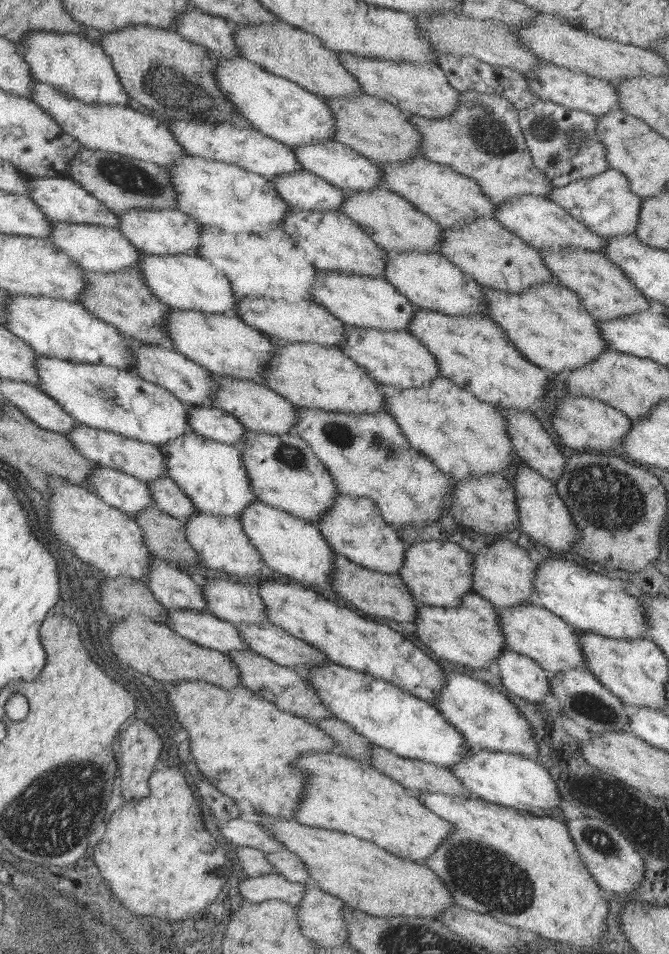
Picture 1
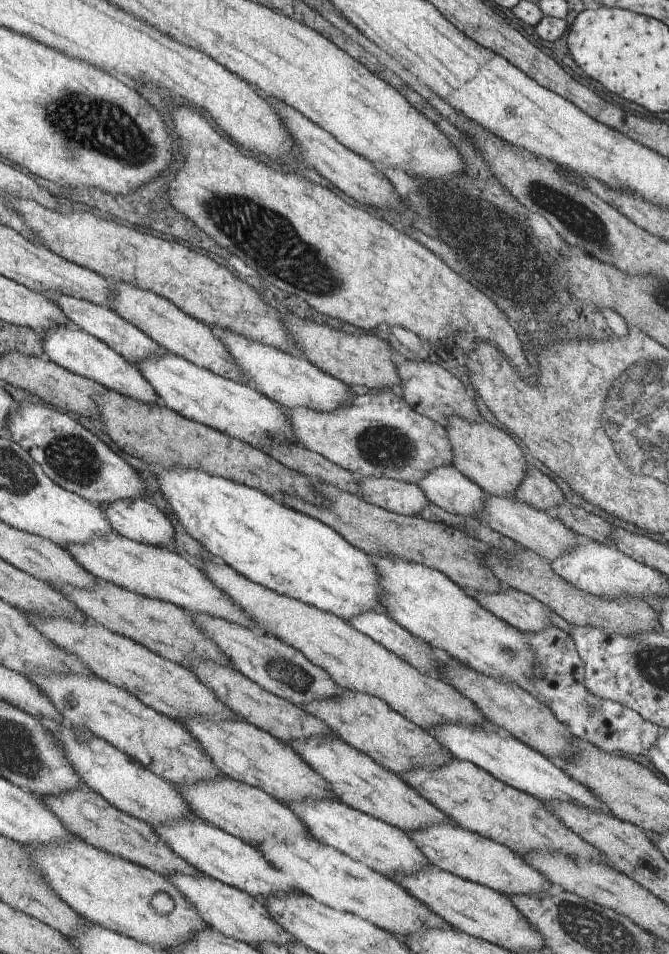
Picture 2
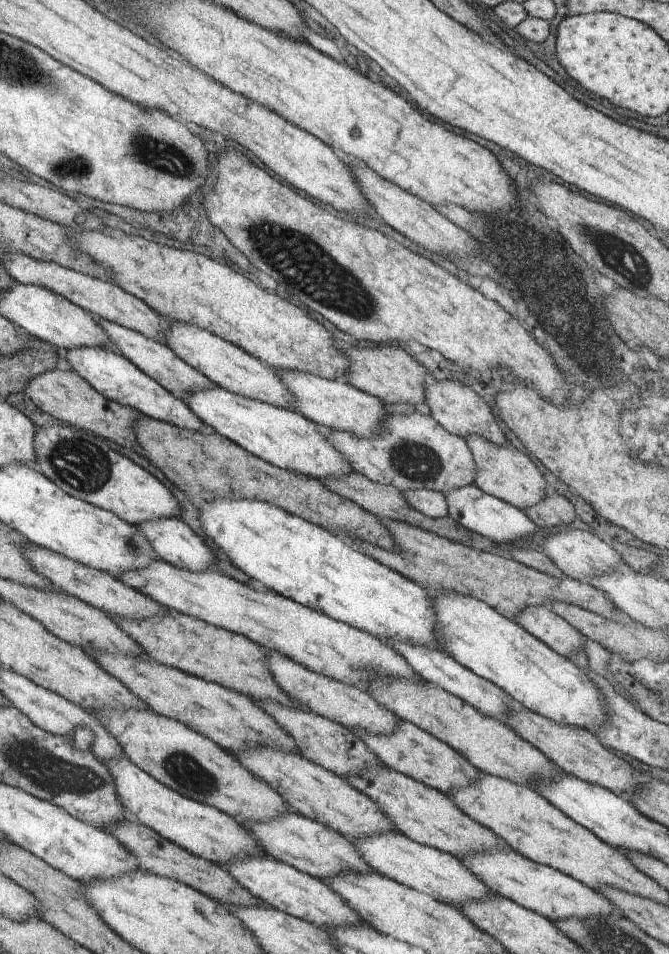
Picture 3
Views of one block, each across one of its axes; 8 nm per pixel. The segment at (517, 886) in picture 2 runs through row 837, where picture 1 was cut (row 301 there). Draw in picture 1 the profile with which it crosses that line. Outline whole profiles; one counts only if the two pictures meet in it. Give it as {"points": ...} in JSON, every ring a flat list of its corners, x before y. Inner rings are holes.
{"points":[[387,252,383,265,383,279,397,292,403,294,416,308,429,309,445,315,475,313,475,315,487,316,487,306,483,296,484,287,437,252]]}

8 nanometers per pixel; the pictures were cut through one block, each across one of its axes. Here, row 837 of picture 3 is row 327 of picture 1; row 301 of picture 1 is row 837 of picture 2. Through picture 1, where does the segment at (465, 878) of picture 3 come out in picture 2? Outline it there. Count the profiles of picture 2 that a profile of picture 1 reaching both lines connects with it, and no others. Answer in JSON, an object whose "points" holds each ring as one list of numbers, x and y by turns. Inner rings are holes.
{"points":[[301,800,289,802,286,806,293,814,297,814,297,818,308,827,309,834,319,844,333,847,387,878,401,878,433,868,433,864,429,864,424,852,409,838,408,833,348,807,339,800]]}

